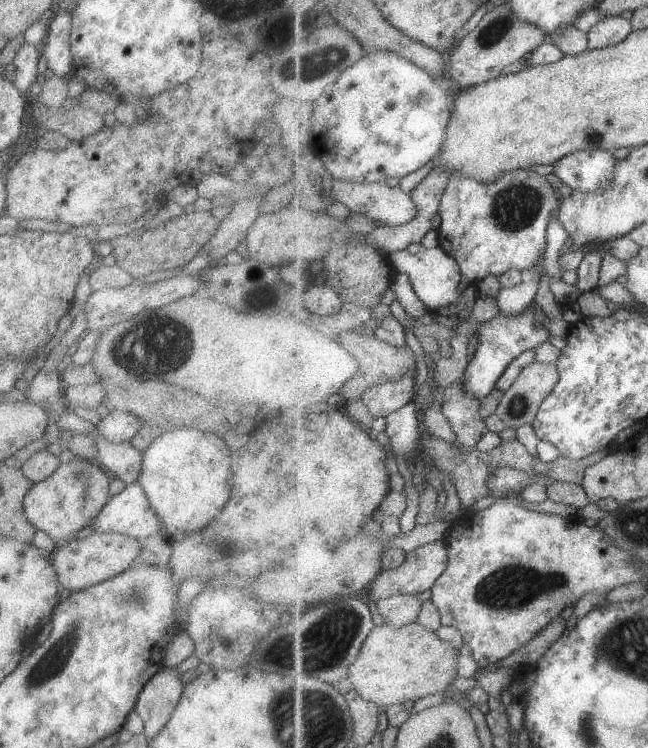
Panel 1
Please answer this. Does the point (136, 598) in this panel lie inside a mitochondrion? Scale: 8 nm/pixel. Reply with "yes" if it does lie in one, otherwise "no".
yes

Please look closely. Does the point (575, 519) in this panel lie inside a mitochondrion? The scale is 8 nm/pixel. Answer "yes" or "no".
no

